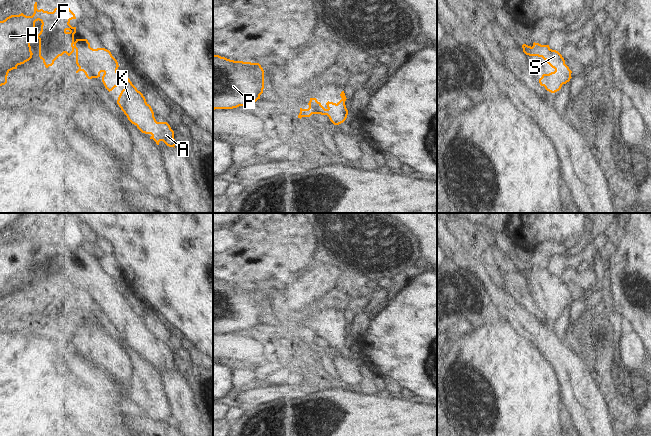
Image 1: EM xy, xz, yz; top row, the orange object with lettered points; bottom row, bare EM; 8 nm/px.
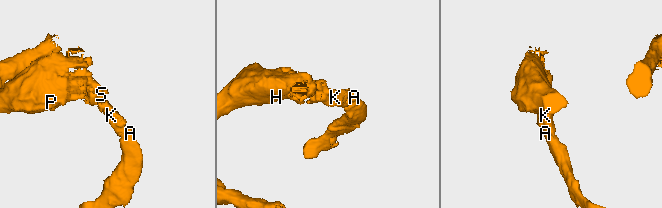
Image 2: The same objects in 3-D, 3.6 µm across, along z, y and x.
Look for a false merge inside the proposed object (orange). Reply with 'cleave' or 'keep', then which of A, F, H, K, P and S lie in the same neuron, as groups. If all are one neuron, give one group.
keep; A F H K P S

